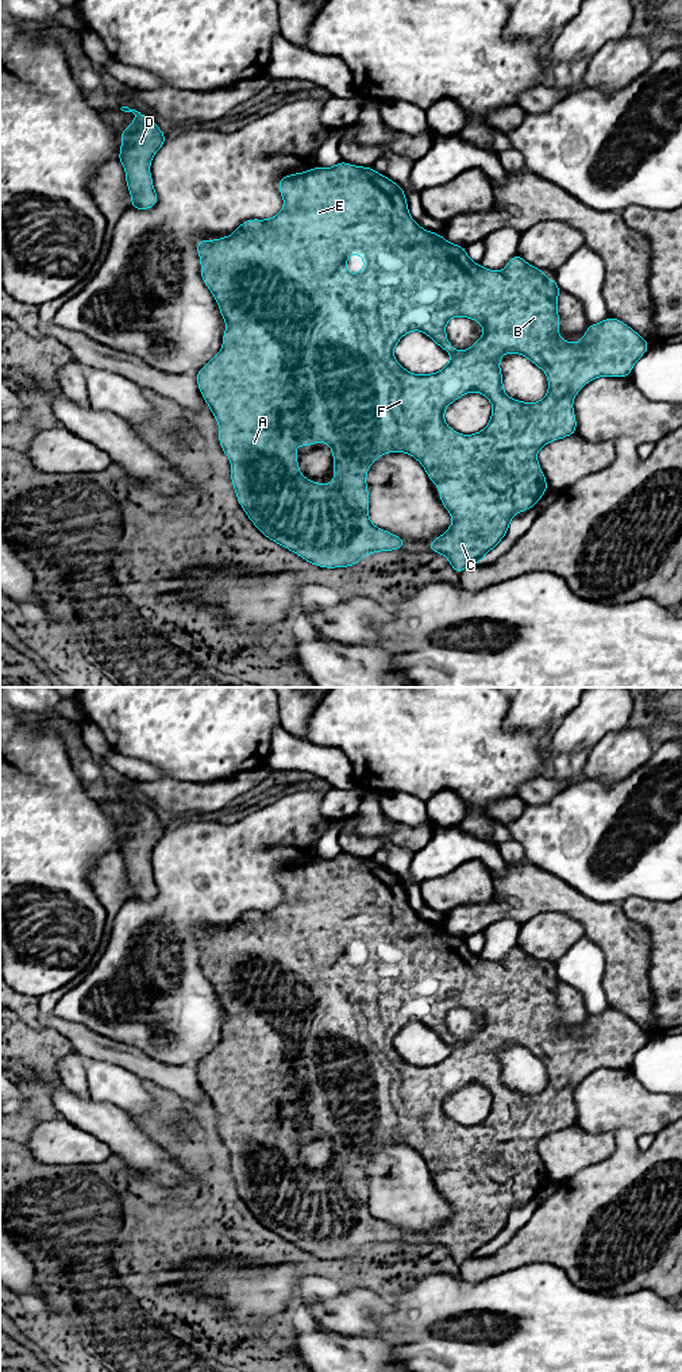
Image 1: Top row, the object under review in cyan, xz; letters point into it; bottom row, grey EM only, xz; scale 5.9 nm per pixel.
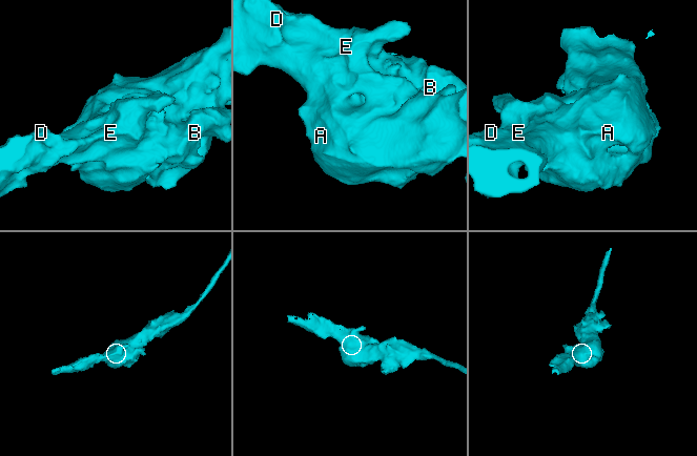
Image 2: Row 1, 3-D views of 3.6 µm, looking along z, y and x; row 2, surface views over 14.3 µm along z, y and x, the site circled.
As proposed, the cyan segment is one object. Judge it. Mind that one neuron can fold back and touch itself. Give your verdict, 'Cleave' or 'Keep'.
Keep

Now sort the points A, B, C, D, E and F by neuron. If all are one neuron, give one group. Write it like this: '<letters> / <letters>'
A B C D E F

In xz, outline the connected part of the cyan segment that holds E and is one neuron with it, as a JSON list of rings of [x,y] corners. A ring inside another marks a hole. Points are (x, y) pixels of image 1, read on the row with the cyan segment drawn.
[[[339,161],[334,167],[312,167],[304,173],[282,176],[277,185],[284,197],[284,209],[274,217],[259,220],[250,219],[243,221],[234,234],[215,240],[199,240],[196,243],[200,257],[201,278],[205,286],[212,292],[227,328],[223,334],[223,347],[204,367],[196,373],[199,390],[209,405],[212,415],[219,424],[219,443],[223,452],[231,462],[231,481],[236,492],[236,500],[246,512],[253,524],[271,542],[278,543],[286,550],[297,554],[304,560],[324,569],[350,567],[374,552],[401,550],[405,539],[401,539],[385,529],[377,528],[369,519],[369,490],[366,475],[369,467],[381,455],[388,452],[405,452],[417,459],[429,481],[438,485],[440,502],[448,510],[452,519],[451,527],[438,539],[429,540],[429,551],[443,554],[452,570],[461,574],[463,570],[482,562],[485,555],[492,551],[506,535],[510,520],[515,513],[525,512],[548,490],[547,479],[536,459],[539,450],[550,442],[559,440],[577,433],[577,419],[573,409],[574,397],[590,381],[597,377],[628,377],[633,365],[650,348],[650,343],[635,332],[629,325],[612,316],[597,324],[589,324],[585,335],[578,343],[569,343],[559,336],[558,294],[562,292],[556,277],[546,281],[547,273],[539,267],[531,266],[519,254],[513,255],[508,265],[493,271],[481,263],[474,263],[465,246],[452,244],[440,234],[421,228],[409,215],[404,189],[386,176],[377,173],[373,167],[354,166]],[[352,254],[359,254],[365,267],[350,274],[346,262]],[[452,317],[469,317],[483,327],[483,335],[467,350],[458,351],[446,336],[446,324]],[[412,331],[421,331],[428,335],[442,350],[451,354],[451,361],[440,371],[432,374],[413,374],[405,370],[394,358],[393,350],[398,340]],[[506,352],[524,355],[533,365],[547,374],[548,390],[546,397],[537,402],[517,401],[504,393],[502,373],[500,359]],[[478,392],[483,394],[493,405],[490,421],[486,428],[471,435],[462,435],[444,423],[444,409],[462,396]],[[323,442],[332,450],[334,456],[334,482],[317,483],[307,479],[298,470],[296,443],[303,448],[313,443]]]

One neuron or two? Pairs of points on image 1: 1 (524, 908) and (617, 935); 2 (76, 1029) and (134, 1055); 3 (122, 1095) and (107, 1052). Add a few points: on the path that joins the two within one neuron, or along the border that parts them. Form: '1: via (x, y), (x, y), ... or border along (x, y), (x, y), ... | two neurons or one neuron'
1: via (547, 902), (569, 902), (594, 917) | one neuron
2: via (91, 1044), (119, 1053) | one neuron
3: border along (87, 1059), (110, 1062) | two neurons

